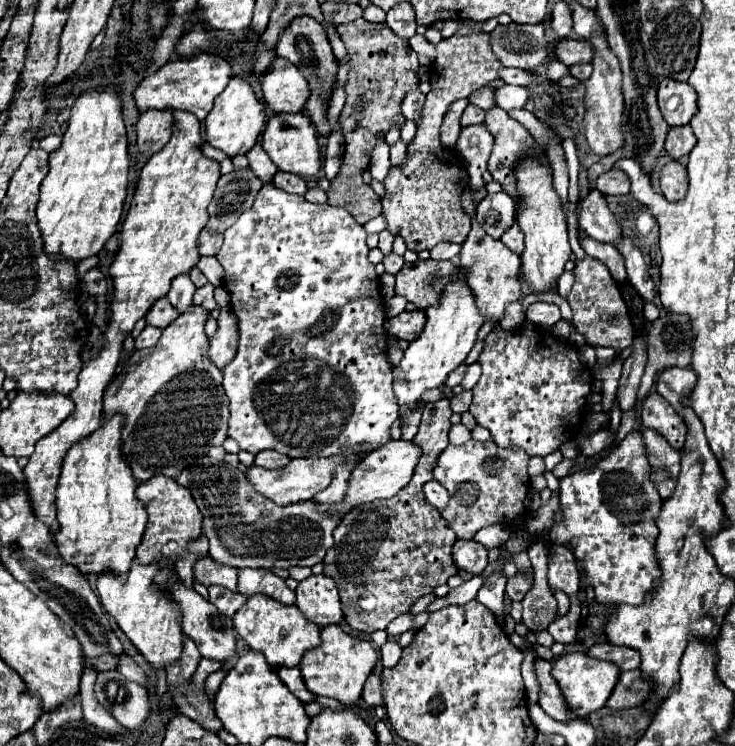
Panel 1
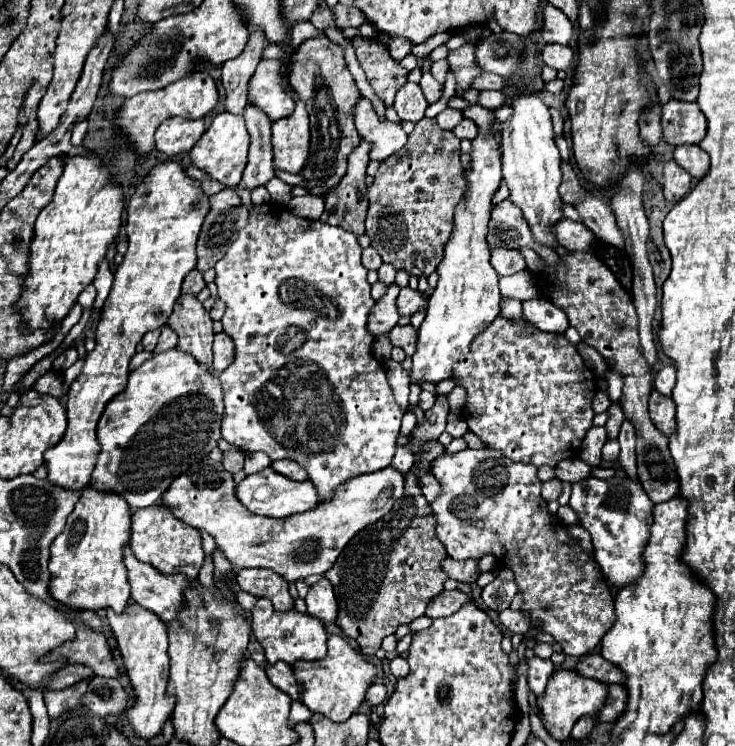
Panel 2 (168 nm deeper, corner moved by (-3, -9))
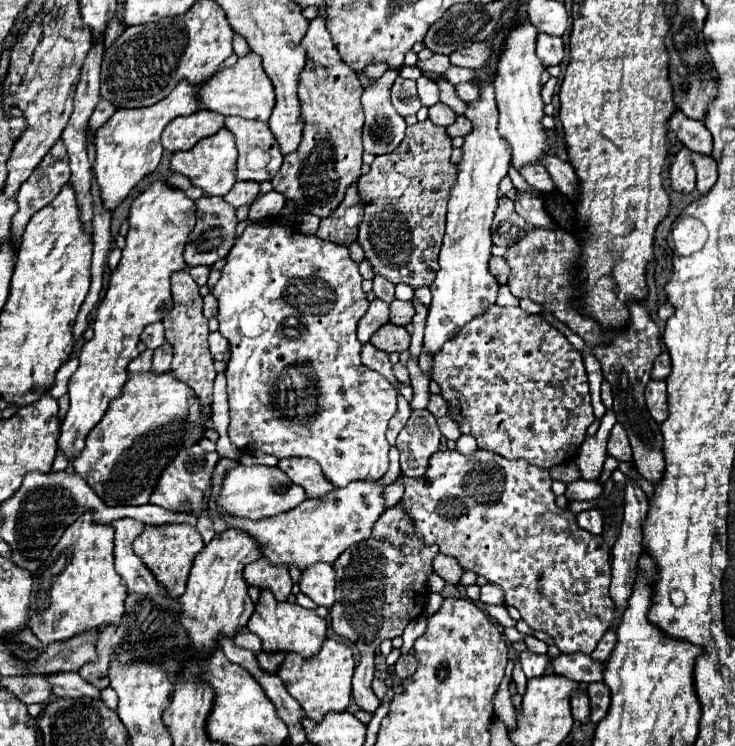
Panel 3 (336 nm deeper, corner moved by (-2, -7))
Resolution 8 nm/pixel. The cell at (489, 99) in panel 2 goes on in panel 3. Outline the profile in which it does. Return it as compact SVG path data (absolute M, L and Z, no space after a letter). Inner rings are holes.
M469 82L469 84L457 84L455 90L461 96L461 100L465 100L465 102L471 102L471 100L479 98L479 86L473 84L473 82Z

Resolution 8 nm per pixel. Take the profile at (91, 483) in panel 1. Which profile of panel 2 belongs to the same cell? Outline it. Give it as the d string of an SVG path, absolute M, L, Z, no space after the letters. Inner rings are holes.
M94 488L82 490L64 532L50 548L50 596L72 612L112 608L122 614L130 600L130 584L122 564L122 548L130 542L130 526L130 506L122 496Z

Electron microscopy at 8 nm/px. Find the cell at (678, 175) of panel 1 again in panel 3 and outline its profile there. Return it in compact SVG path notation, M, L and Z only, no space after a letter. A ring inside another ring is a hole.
M683 148L675 154L671 164L671 188L681 194L689 194L695 188L695 170L689 160L689 150Z

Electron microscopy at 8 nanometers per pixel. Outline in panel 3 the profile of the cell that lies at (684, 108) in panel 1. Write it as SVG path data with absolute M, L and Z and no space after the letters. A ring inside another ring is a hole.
M677 110L669 118L667 126L671 132L675 132L677 140L681 144L685 144L689 150L701 152L701 154L711 154L711 132L705 128L705 124L701 120L687 118L681 110Z

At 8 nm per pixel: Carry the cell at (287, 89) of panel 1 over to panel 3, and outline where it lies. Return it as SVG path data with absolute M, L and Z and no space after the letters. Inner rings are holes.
M251 52L249 56L239 58L231 68L223 68L215 72L213 78L207 80L205 86L199 90L199 102L203 108L219 112L223 116L233 114L233 116L267 122L275 106L275 88L263 70L261 56Z

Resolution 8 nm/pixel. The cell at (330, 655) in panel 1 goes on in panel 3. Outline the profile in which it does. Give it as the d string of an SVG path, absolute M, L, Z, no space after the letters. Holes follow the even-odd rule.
M333 638L325 640L321 652L313 658L301 658L297 654L287 654L277 676L283 680L289 694L301 704L305 716L321 722L329 712L345 712L351 702L351 676L355 660L349 646Z

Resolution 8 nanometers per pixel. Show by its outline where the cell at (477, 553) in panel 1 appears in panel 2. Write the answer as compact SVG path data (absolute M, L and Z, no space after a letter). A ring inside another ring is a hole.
M444 558L442 562L442 572L456 580L456 582L468 582L472 584L478 578L478 562L476 560L454 560L454 558Z

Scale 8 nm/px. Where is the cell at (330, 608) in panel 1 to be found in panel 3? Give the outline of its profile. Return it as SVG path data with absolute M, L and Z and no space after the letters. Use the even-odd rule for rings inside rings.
M315 564L313 568L305 568L301 578L301 592L309 596L317 606L331 608L335 602L335 570L329 564Z

